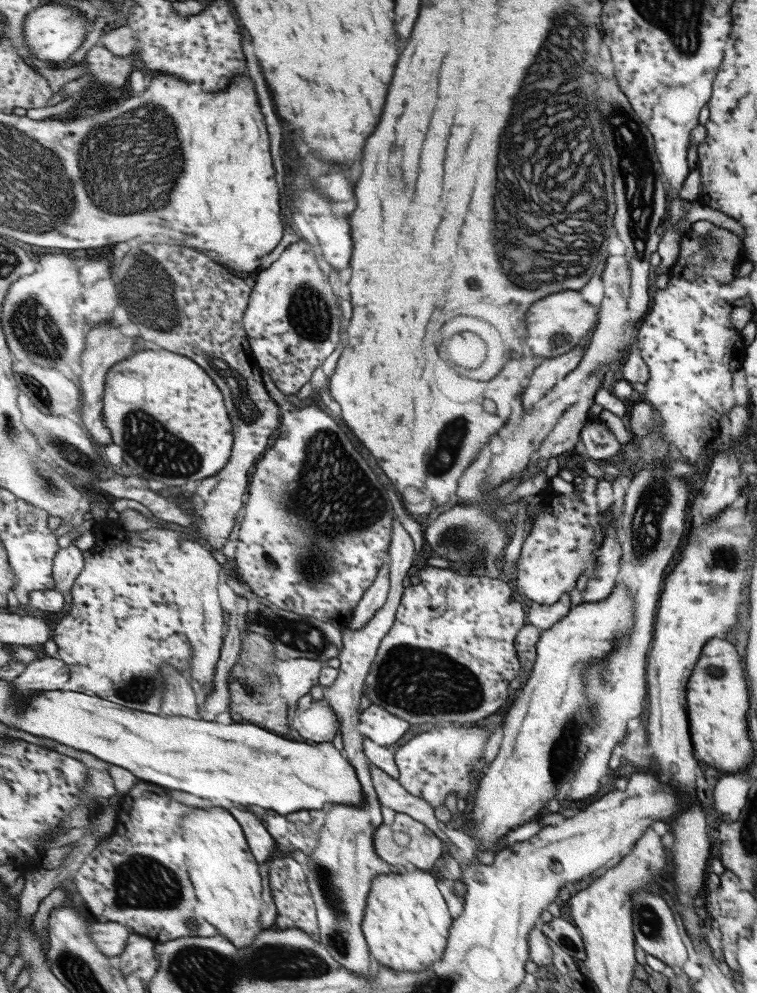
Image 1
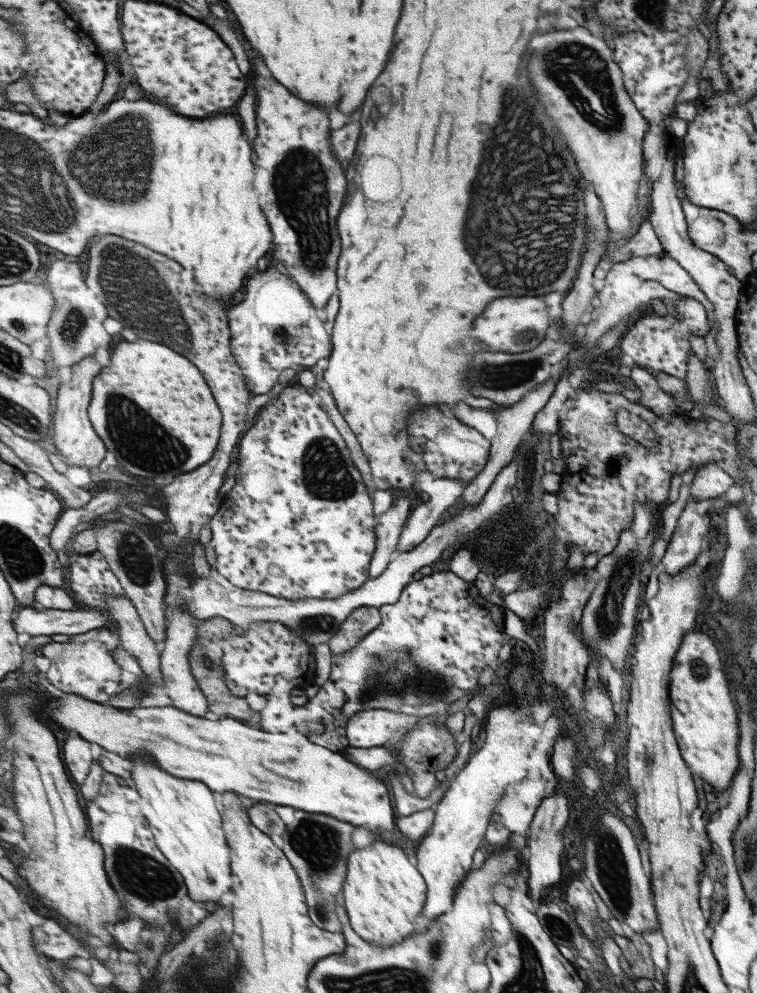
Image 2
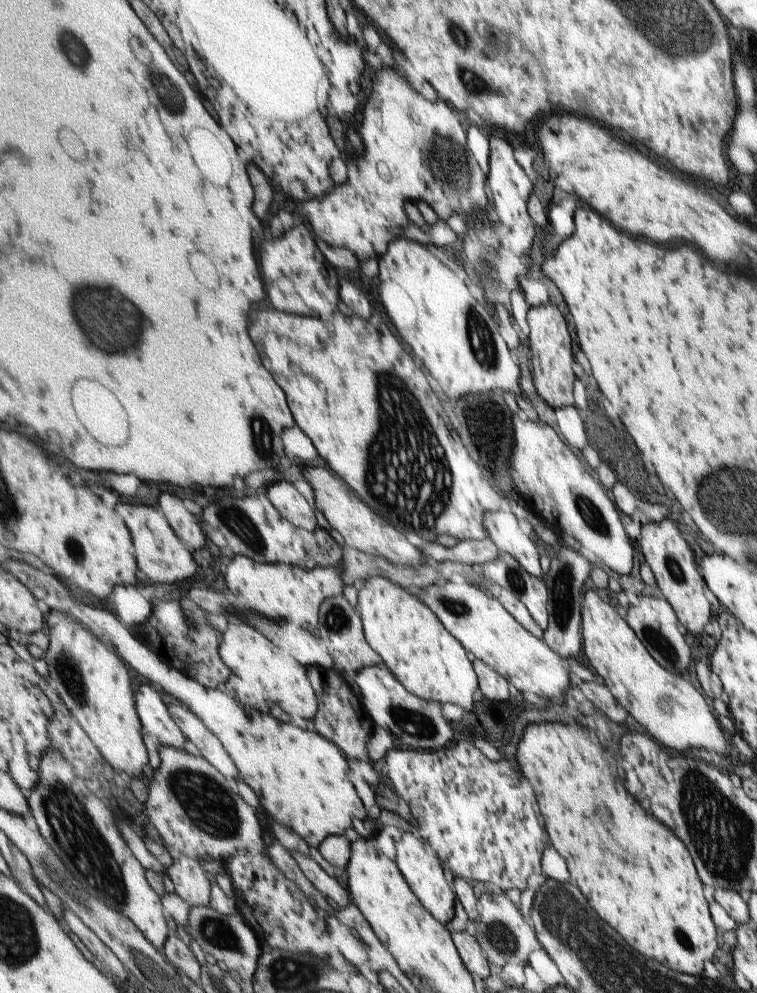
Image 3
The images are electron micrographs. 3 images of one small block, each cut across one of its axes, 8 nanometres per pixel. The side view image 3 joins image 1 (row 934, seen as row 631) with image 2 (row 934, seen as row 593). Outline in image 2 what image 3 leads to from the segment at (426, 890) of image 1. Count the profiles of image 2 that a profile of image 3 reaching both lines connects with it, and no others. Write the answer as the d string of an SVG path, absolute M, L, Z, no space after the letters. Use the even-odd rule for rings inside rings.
M372 841L367 848L355 848L349 855L349 871L345 877L344 903L345 910L350 919L353 930L360 935L364 941L383 947L400 943L408 938L413 930L415 916L421 914L421 907L425 901L425 884L423 877L413 864L409 864L407 856L399 850L399 847L389 846L383 842Z

